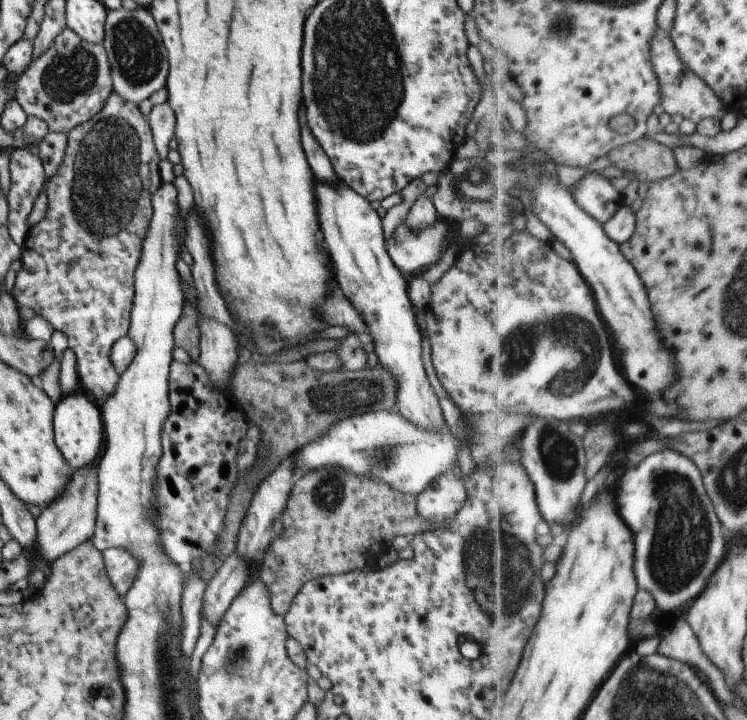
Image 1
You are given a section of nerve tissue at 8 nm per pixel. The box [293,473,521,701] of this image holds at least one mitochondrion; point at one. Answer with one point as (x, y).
(480, 643)

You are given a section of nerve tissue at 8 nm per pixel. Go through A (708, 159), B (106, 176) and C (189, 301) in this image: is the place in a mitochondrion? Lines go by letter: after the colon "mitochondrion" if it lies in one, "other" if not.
A: other
B: mitochondrion
C: other

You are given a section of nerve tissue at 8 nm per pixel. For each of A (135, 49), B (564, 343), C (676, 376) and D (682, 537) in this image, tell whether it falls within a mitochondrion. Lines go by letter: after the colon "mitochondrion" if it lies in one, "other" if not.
A: mitochondrion
B: mitochondrion
C: other
D: mitochondrion

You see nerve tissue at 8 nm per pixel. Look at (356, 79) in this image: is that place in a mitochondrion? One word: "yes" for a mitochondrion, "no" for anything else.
yes

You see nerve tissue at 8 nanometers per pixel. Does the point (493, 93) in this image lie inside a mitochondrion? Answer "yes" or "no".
no

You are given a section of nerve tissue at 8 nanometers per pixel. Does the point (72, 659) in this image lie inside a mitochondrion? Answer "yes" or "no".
no

